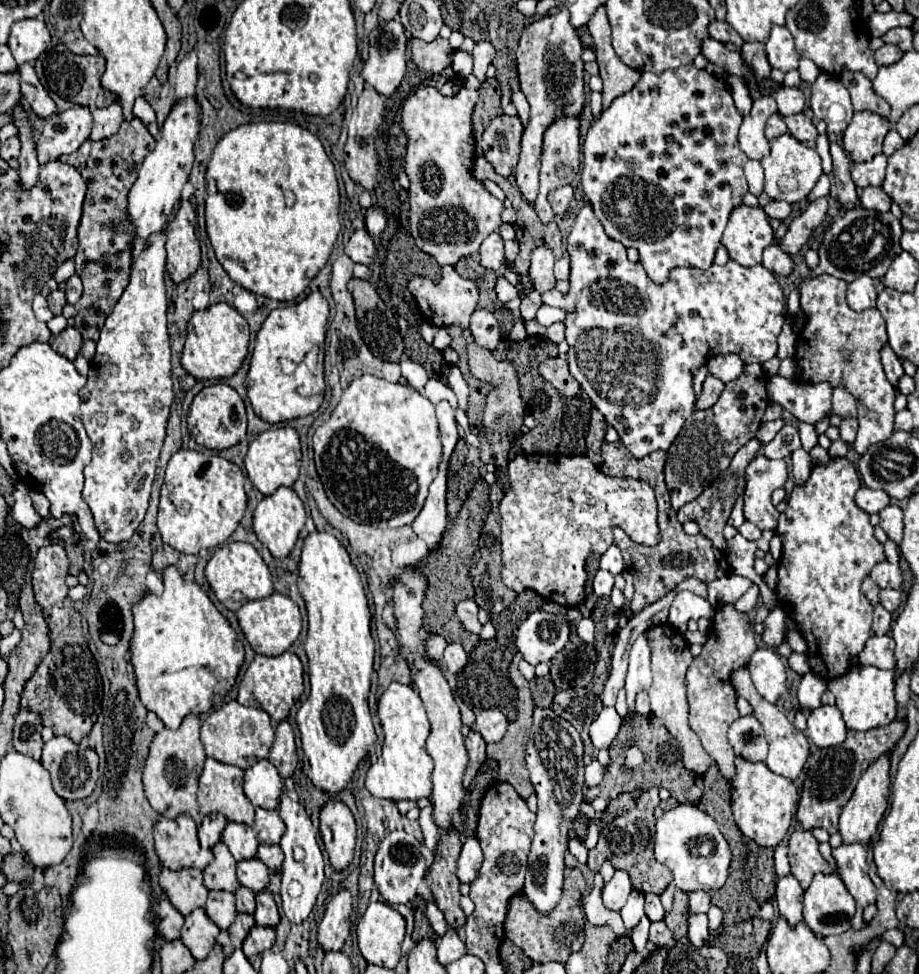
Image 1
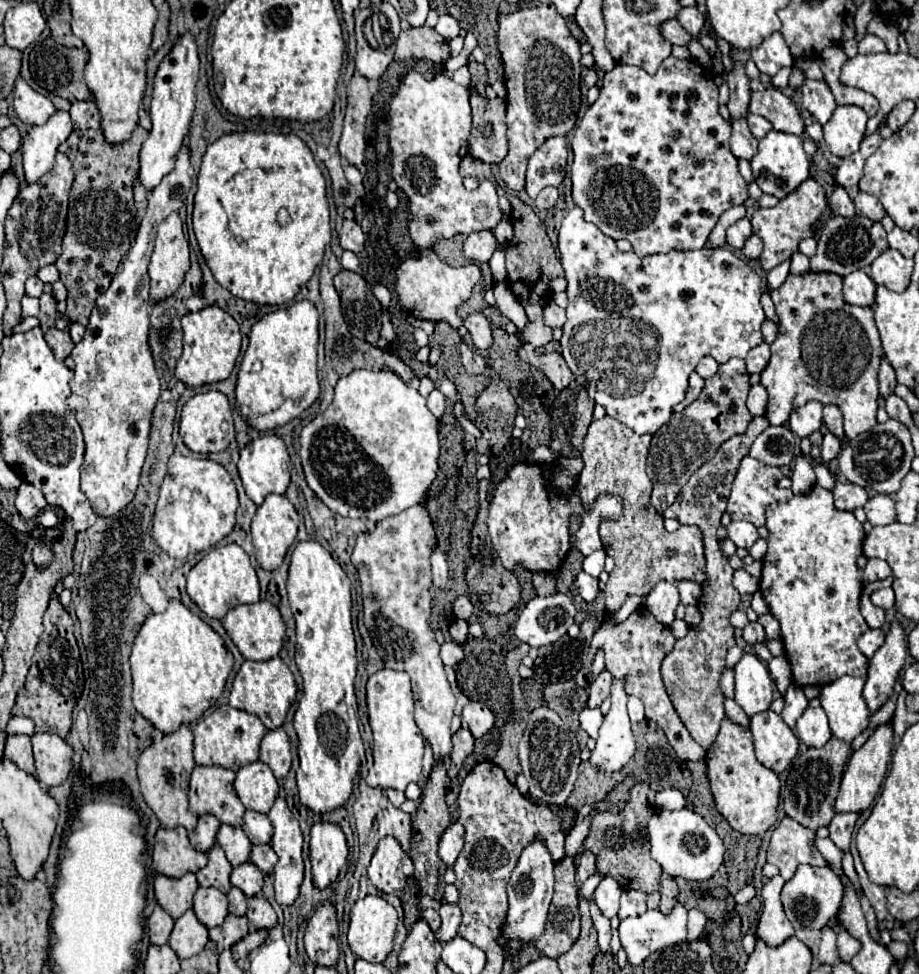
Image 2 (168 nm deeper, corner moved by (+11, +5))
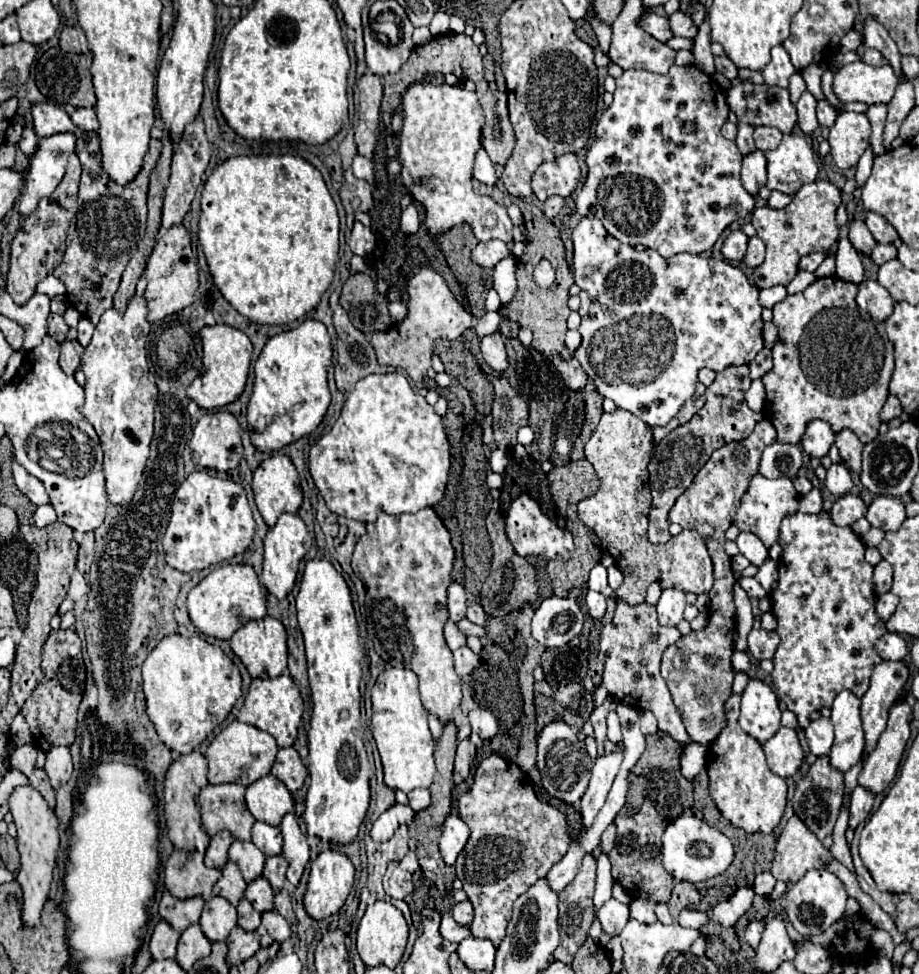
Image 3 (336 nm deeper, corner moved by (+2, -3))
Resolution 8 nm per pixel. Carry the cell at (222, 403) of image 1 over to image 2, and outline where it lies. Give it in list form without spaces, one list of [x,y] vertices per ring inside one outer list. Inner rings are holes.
[[[209,390],[209,392],[201,392],[201,394],[195,394],[193,398],[189,398],[181,412],[179,436],[183,438],[185,446],[197,454],[225,450],[229,446],[229,442],[235,438],[233,412],[231,412],[231,404],[229,404],[227,396],[219,390]]]

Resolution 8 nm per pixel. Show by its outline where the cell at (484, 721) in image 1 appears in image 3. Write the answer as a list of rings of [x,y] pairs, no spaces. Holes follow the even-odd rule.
[[[476,708],[468,714],[468,720],[470,720],[470,726],[472,726],[472,732],[480,736],[480,740],[488,740],[492,736],[496,736],[498,732],[498,722],[496,718],[492,716],[492,712],[484,710],[484,708]]]

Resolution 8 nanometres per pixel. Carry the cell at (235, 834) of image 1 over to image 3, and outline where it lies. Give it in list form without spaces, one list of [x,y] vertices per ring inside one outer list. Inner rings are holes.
[[[234,840],[232,846],[230,846],[230,860],[234,864],[238,864],[238,868],[242,870],[244,880],[252,882],[252,880],[256,880],[256,878],[262,876],[266,856],[252,842]]]

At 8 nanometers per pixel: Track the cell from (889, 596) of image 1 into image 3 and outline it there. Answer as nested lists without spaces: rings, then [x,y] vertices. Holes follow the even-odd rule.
[[[886,592],[886,594],[880,594],[878,596],[878,602],[876,602],[876,614],[882,618],[882,620],[888,620],[894,610],[898,606],[898,598],[892,594],[892,592]]]

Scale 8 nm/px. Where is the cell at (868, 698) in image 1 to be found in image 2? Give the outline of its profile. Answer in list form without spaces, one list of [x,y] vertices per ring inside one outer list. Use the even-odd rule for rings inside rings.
[[[841,676],[821,690],[821,706],[829,716],[829,728],[835,738],[851,742],[871,722],[869,706],[863,698],[863,678]]]

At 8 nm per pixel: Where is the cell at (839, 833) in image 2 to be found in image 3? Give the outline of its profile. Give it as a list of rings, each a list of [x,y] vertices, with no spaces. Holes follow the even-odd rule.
[[[856,786],[852,792],[852,806],[850,806],[850,826],[856,828],[860,822],[864,822],[872,810],[872,802],[874,802],[874,794],[864,788],[864,786]]]

